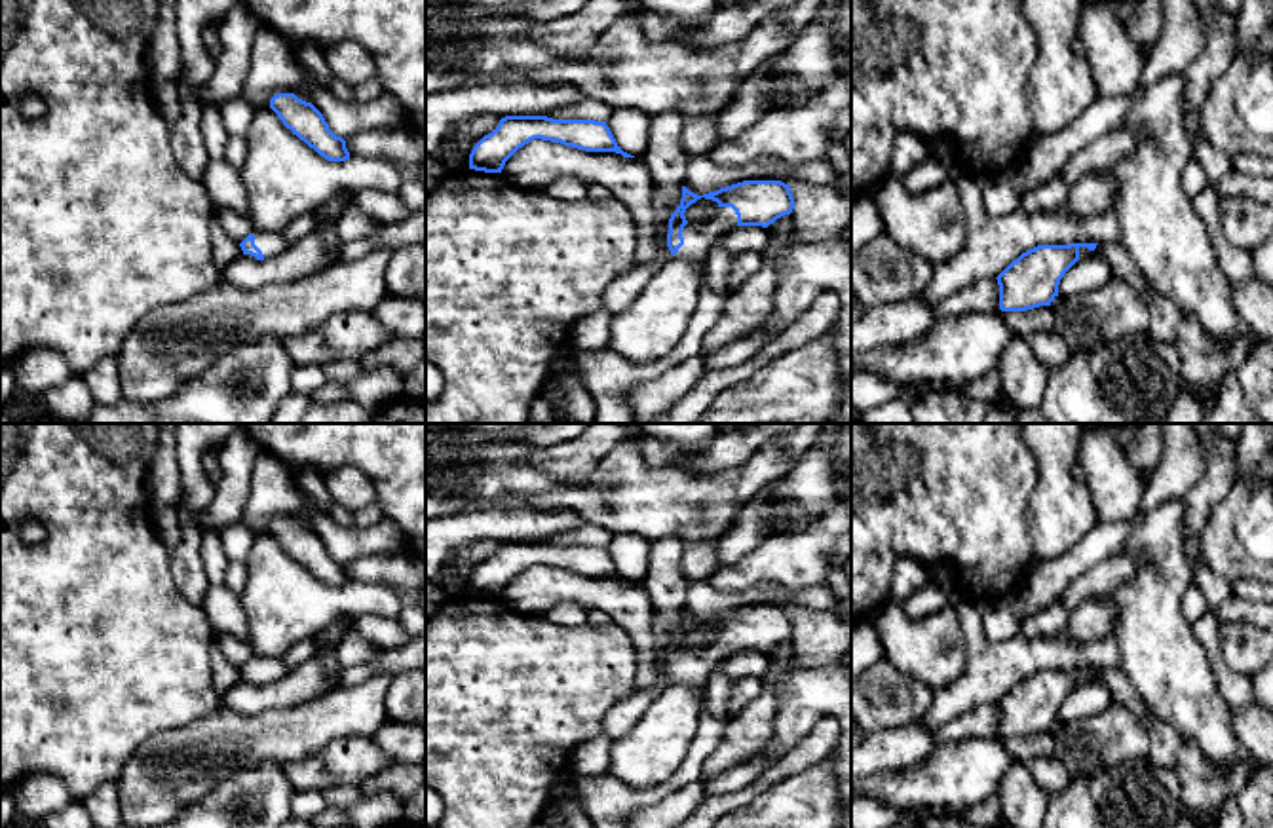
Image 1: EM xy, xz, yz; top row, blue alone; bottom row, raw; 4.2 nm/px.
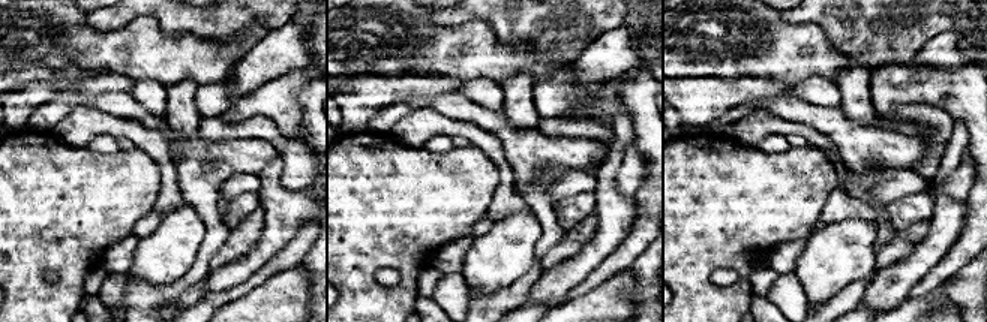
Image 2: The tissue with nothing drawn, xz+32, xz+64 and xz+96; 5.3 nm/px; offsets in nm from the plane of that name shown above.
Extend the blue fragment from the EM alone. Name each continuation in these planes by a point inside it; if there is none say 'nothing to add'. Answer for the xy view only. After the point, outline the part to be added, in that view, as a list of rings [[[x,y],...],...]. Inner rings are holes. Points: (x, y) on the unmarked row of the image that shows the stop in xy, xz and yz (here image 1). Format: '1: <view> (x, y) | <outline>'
1: xy (272, 669) | [[[251,657],[255,670],[262,676],[264,686],[276,684],[287,676],[287,667],[281,657]]]

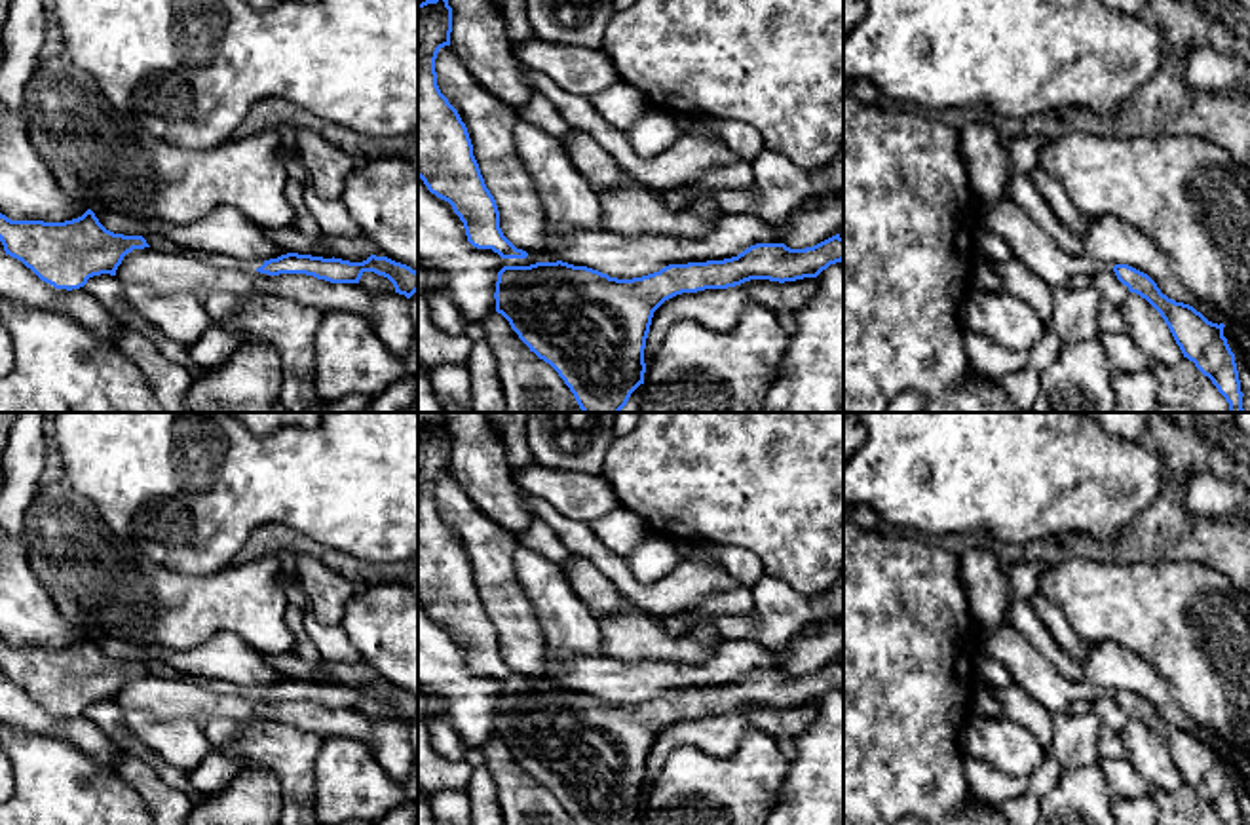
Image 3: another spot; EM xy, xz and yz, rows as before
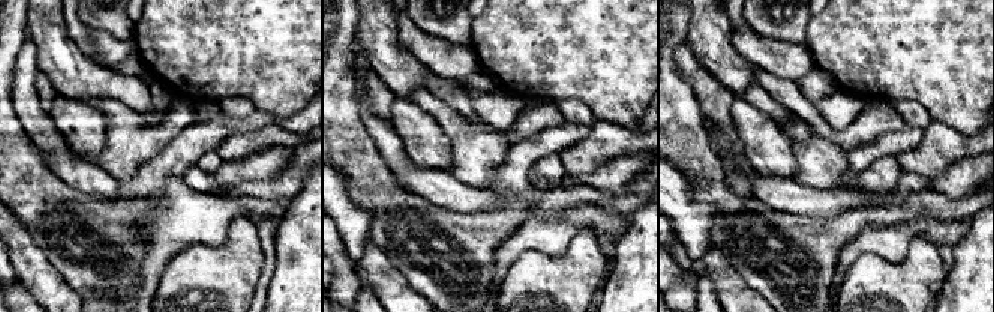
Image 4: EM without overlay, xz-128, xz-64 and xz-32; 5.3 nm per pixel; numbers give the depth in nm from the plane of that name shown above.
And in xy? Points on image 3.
1: xy (160, 668) | [[[144,660],[142,663],[146,665],[150,673],[156,673],[165,679],[192,681],[222,696],[245,696],[249,700],[260,700],[258,694],[264,690],[264,686],[243,686],[241,688],[226,681],[194,679],[190,675],[180,673],[179,669],[175,669],[173,665],[161,660]]]

